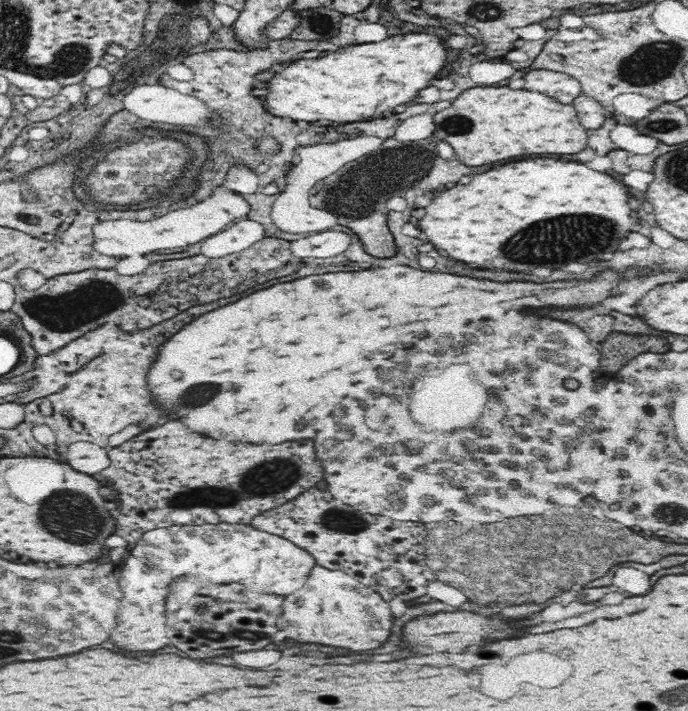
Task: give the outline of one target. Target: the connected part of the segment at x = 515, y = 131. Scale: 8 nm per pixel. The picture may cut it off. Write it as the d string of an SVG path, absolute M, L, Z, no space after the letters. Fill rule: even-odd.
M476 86L464 90L458 98L452 100L448 108L434 114L433 120L436 124L434 136L440 141L452 144L456 158L462 164L470 166L482 166L526 154L578 154L586 148L586 138L589 136L588 130L579 121L572 106L560 104L558 100L540 92L512 90L508 86Z

